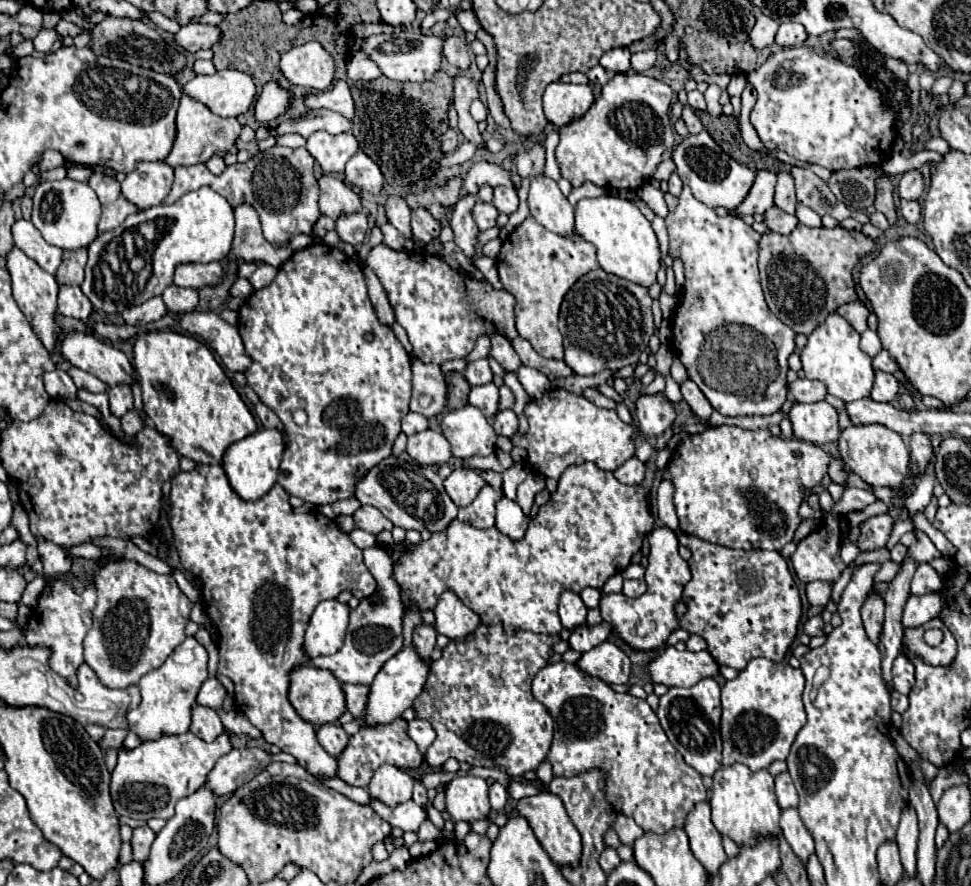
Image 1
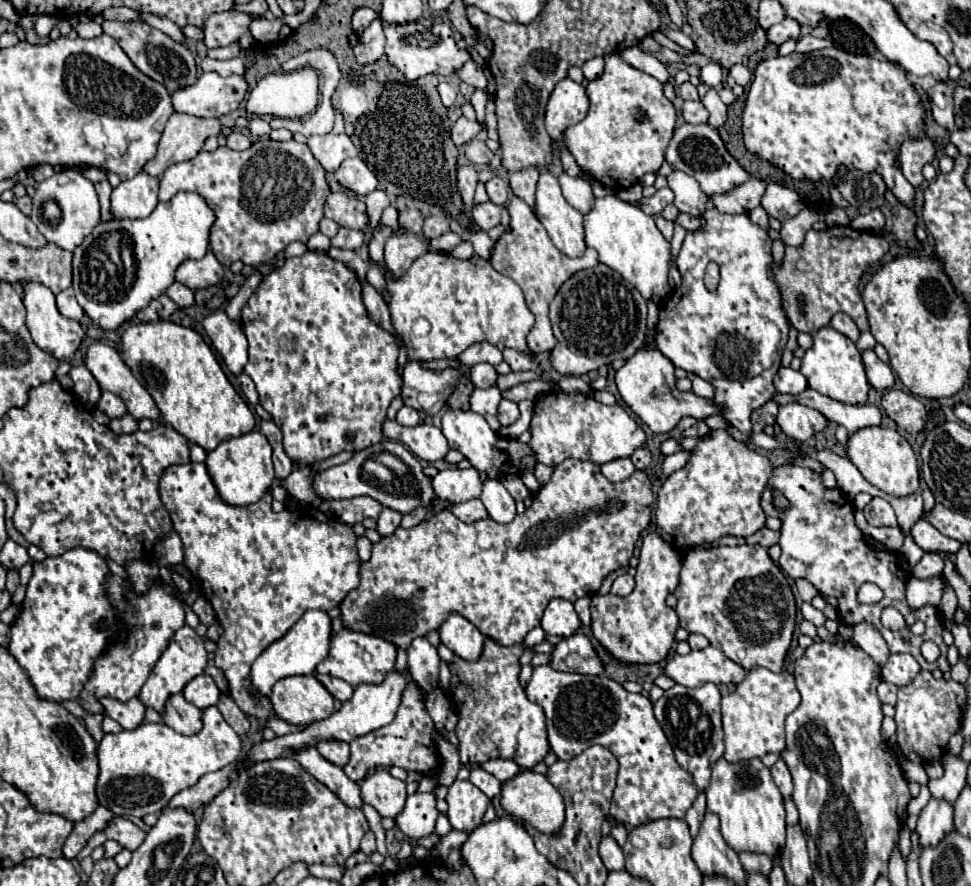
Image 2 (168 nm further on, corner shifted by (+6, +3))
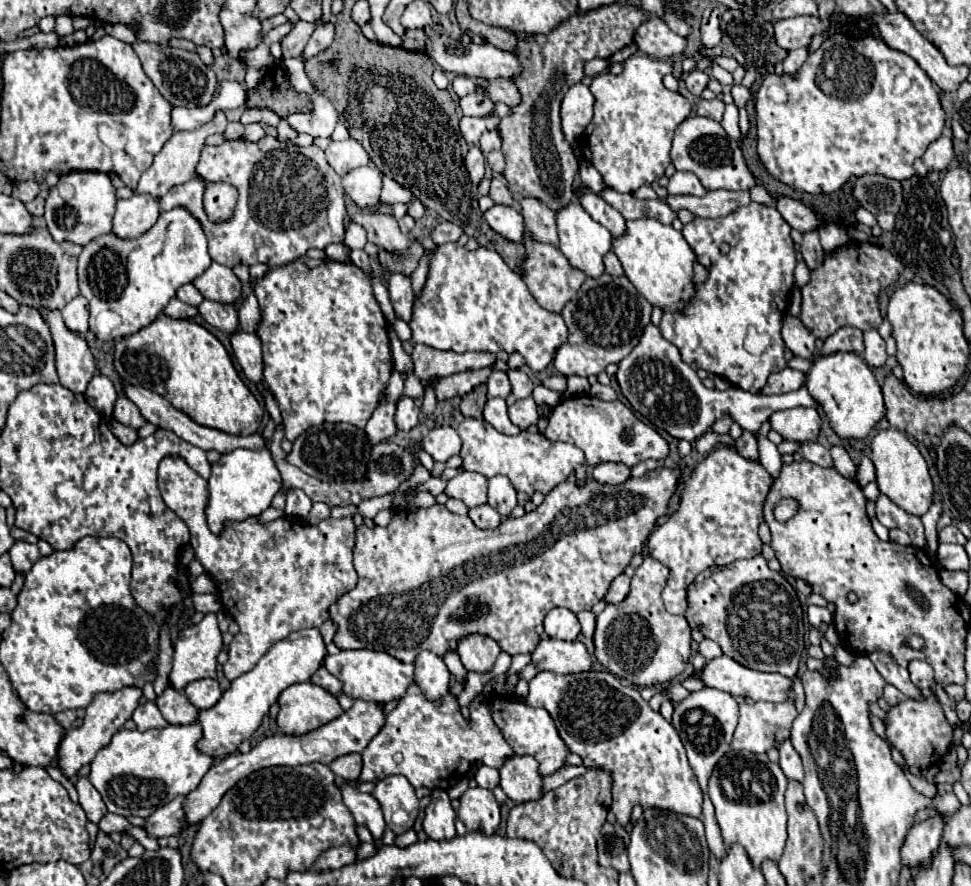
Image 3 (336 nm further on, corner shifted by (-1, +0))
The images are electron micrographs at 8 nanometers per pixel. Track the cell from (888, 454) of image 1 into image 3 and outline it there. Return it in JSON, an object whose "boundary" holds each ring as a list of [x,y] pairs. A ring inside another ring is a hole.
{"boundary":[[[896,428],[880,430],[870,442],[870,460],[876,468],[876,484],[882,494],[886,494],[894,504],[904,508],[908,514],[922,516],[932,506],[932,480],[928,466],[920,450],[906,438],[904,432]]]}

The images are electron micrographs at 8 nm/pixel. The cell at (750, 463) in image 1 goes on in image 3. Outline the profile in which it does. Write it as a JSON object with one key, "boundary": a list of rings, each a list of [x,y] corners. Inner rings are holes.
{"boundary":[[[722,444],[720,448],[712,450],[688,476],[684,482],[680,502],[676,512],[658,526],[650,538],[648,538],[648,552],[652,558],[660,560],[670,570],[670,580],[662,592],[664,606],[670,614],[684,614],[686,612],[686,588],[688,584],[708,566],[728,566],[738,558],[752,558],[760,554],[762,542],[758,536],[758,526],[764,520],[762,518],[762,504],[766,500],[766,494],[772,486],[772,476],[768,476],[766,468],[756,460],[742,458],[734,446]]]}

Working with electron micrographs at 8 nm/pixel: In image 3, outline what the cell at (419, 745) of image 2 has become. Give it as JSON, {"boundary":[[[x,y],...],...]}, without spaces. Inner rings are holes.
{"boundary":[[[416,684],[408,688],[398,706],[386,716],[384,728],[372,738],[372,742],[362,752],[362,774],[358,782],[382,780],[390,774],[402,774],[414,788],[442,788],[448,790],[456,782],[460,782],[468,764],[480,762],[490,768],[500,768],[514,750],[506,744],[500,730],[494,726],[490,710],[486,706],[484,696],[474,698],[470,704],[470,722],[466,722],[458,710],[458,702],[448,692],[438,700],[428,700]]]}

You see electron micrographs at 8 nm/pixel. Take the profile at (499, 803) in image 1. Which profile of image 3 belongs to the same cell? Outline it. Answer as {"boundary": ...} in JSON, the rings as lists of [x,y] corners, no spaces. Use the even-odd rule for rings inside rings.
{"boundary":[[[480,766],[476,772],[476,782],[480,788],[488,788],[494,790],[500,784],[500,774],[496,768],[488,768],[488,766]]]}

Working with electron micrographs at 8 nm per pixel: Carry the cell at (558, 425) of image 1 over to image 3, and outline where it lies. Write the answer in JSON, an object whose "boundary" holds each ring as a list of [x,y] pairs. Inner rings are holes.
{"boundary":[[[592,396],[566,398],[550,412],[546,438],[578,446],[584,452],[586,466],[590,468],[602,462],[622,462],[632,468],[642,460],[664,460],[668,456],[668,442],[652,426],[638,420],[620,400],[602,402]]]}

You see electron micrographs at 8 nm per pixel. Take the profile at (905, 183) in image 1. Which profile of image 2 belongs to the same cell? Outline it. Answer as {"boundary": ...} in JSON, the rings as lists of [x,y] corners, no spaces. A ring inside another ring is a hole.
{"boundary":[[[929,137],[921,141],[905,141],[899,159],[901,159],[901,169],[905,179],[913,187],[919,187],[923,183],[923,175],[921,175],[923,165],[935,159],[935,143]]]}

